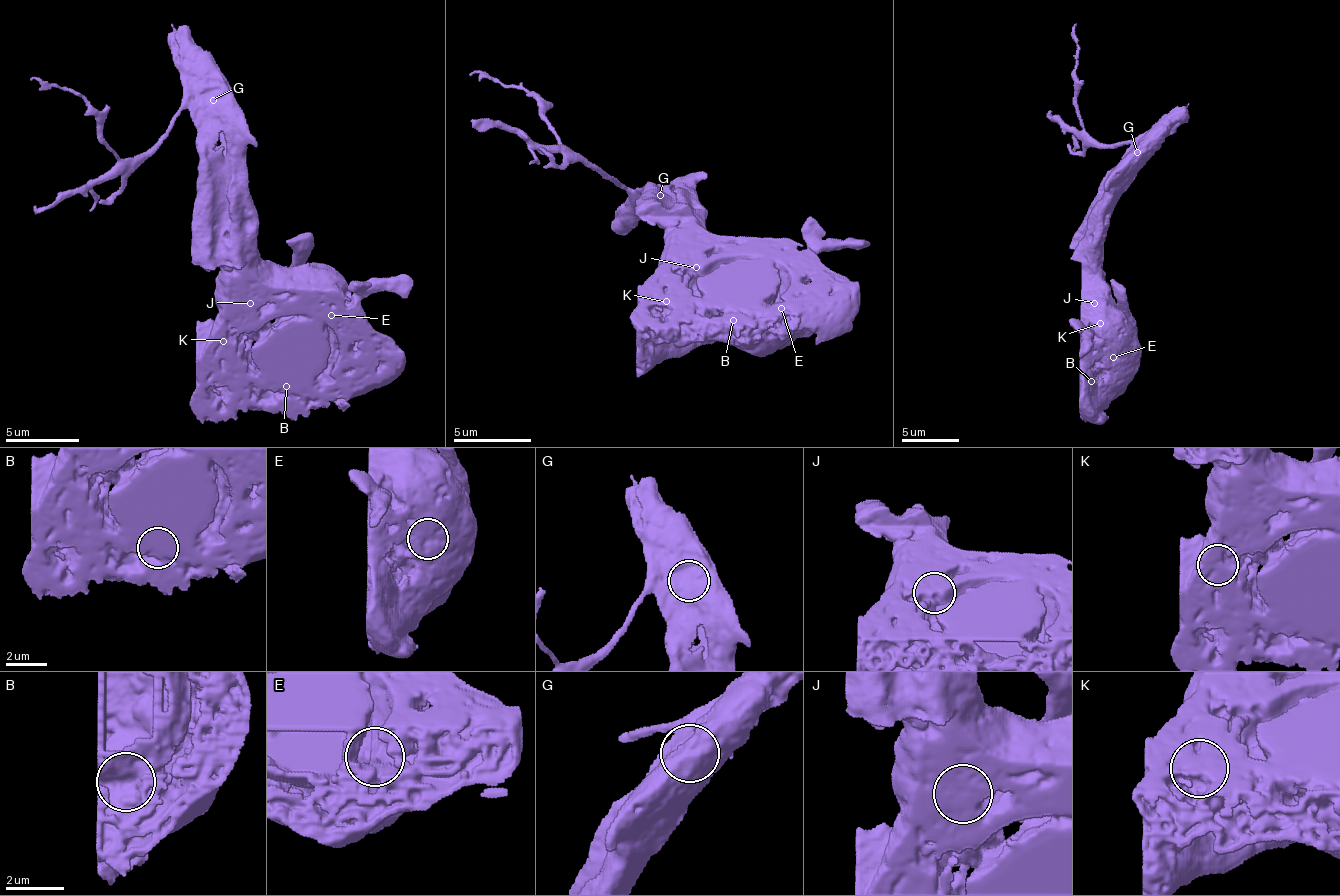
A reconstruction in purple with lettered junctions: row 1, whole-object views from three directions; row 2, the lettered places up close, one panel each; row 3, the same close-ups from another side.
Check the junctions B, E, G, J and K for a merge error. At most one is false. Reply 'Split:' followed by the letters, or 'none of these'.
Split: K

